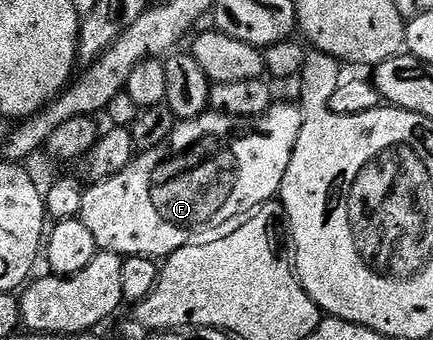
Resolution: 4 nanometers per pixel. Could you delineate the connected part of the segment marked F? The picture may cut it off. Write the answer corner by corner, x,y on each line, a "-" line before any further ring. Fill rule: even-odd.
273,103
268,111
254,118
225,116
223,112
209,110
198,118
177,123
168,140
162,142
161,145
154,146
153,149
141,151
136,159
132,161
132,164
126,166
126,170
122,170
122,174
114,174
114,178
106,178
105,180
89,183
84,190
82,210
78,218
84,223
86,230
90,230
90,234
94,234
94,242
97,249
102,252
113,252
125,258
130,256
166,258
170,254
182,250
182,246
193,243
197,238
203,237
205,234
215,233
217,230
223,229
225,226
231,225
233,222
239,221
241,218
255,212
261,204
267,204
268,201
277,199
282,182
286,178
286,170
290,166
290,158
294,154
294,146
298,142
298,134
304,125
304,115
301,109
295,103
292,104

